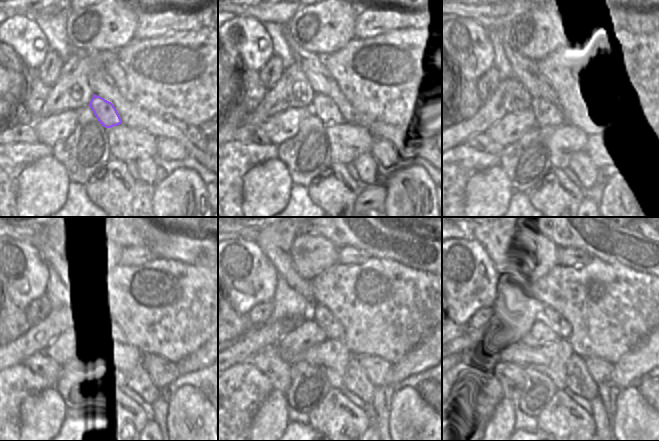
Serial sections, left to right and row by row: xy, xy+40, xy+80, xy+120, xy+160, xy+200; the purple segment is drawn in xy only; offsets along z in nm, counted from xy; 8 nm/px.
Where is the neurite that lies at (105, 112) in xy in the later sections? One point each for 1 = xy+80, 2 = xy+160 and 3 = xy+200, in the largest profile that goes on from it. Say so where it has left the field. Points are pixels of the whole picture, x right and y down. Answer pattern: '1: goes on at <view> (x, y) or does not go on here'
1: goes on at xy+80 (547, 114)
2: goes on at xy+160 (333, 330)
3: goes on at xy+200 (549, 315)

